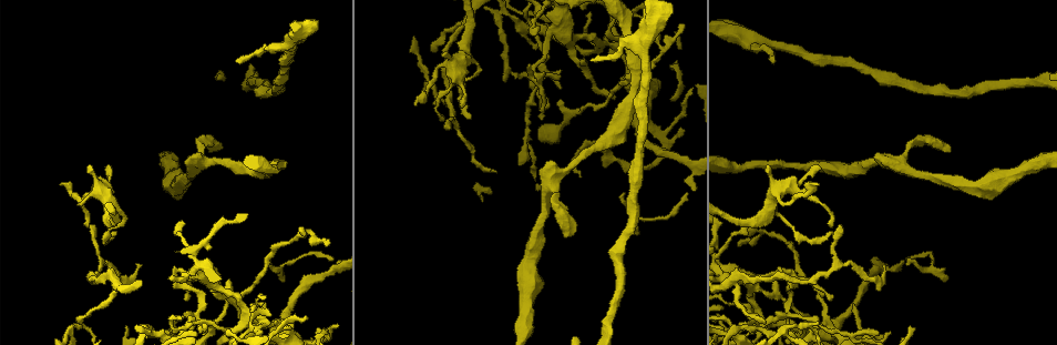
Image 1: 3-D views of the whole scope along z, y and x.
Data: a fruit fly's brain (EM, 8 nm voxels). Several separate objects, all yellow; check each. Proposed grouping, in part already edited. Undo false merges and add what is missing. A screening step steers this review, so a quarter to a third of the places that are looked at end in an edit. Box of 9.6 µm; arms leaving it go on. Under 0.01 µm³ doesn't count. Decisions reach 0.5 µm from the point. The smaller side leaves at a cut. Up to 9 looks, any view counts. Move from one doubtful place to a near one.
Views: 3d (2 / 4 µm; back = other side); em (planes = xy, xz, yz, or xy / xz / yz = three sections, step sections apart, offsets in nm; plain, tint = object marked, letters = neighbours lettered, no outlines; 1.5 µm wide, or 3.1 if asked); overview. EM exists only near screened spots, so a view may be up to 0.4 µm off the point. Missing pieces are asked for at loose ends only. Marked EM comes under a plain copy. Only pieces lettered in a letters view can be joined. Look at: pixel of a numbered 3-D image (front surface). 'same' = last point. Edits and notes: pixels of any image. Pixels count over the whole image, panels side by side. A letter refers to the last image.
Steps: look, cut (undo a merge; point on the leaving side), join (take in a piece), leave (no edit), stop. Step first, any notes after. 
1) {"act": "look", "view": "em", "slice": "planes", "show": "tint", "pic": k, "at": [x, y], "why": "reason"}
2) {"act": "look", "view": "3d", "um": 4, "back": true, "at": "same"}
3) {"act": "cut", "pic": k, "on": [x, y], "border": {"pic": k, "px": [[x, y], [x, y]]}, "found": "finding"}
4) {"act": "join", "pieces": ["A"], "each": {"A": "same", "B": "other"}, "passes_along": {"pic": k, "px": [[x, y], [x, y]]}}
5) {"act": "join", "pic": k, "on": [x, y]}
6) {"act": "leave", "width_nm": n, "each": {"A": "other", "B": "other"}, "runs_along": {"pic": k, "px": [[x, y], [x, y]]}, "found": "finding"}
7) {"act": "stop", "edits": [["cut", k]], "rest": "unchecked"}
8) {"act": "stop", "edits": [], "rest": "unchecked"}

{"act": "look", "view": "3d", "um": 4, "pic": 1, "at": [89, 225], "why": "branch stops here"}

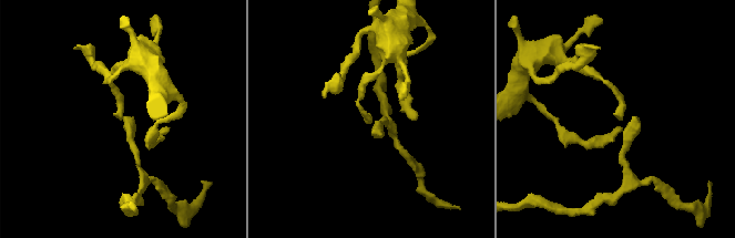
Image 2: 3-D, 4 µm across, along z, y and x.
{"act": "look", "view": "em", "slice": "planes", "show": "letters", "pic": 2, "at": [126, 117], "why": "now the EM"}

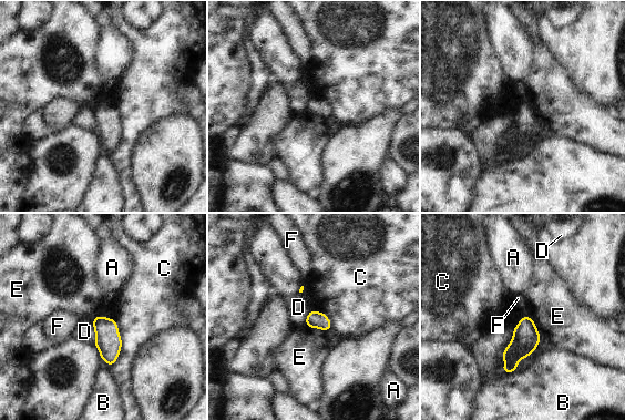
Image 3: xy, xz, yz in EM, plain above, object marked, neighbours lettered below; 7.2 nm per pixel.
{"act": "leave", "each": {"A": "other", "B": "other", "C": "other", "D": "other", "E": "other", "F": "other"}, "border": {"pic": 3, "px": [[113, 318], [121, 349], [108, 366]]}, "found": "no lettered piece goes on from it"}

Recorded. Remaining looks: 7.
{"act": "look", "view": "3d", "um": 2, "pic": 1, "at": [191, 156], "why": "free end"}

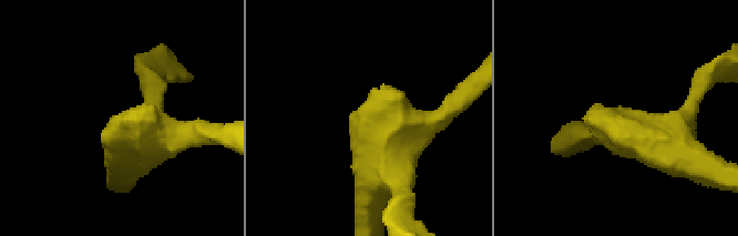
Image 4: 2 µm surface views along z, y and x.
{"act": "look", "view": "em", "slice": "planes", "show": "letters", "pic": 4, "at": [133, 118], "why": "shape alone is not enough"}

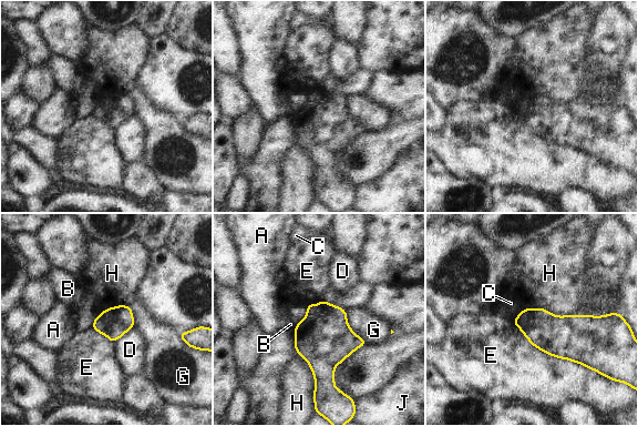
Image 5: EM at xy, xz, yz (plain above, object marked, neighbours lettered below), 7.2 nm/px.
{"act": "leave", "width_nm": 320, "each": {"A": "other", "B": "other", "C": "other", "D": "other", "E": "other", "G": "other", "H": "other", "J": "other"}, "border": {"pic": 5, "px": [[534, 306], [557, 315], [621, 315]]}, "found": "no lettered piece goes on from it"}

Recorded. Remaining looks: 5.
{"act": "look", "view": "em", "slice": "planes", "show": "letters", "pic": 1, "at": [853, 303], "why": "tapers out"}

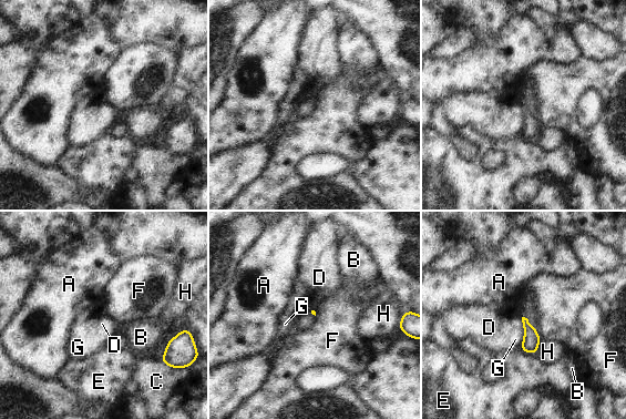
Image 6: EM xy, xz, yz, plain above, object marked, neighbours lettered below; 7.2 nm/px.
{"act": "leave", "each": {"A": "other", "B": "other", "C": "other", "D": "other", "E": "other", "F": "other", "G": "other", "H": "other"}, "border": {"pic": 6, "px": [[533, 326], [541, 338]]}, "found": "none of them fits"}

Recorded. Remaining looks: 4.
{"act": "look", "view": "3d", "um": 2, "pic": 1, "at": [541, 118], "why": "tapers out"}

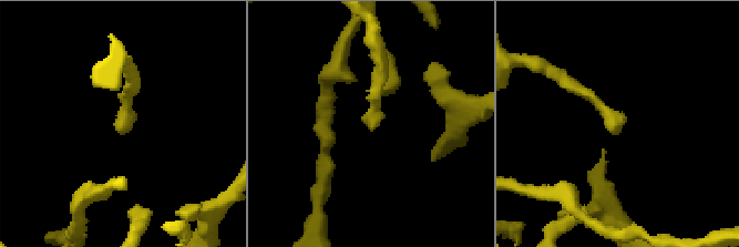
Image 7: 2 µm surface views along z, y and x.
{"act": "look", "view": "em", "slice": "planes", "show": "letters", "pic": 7, "at": [118, 130]}

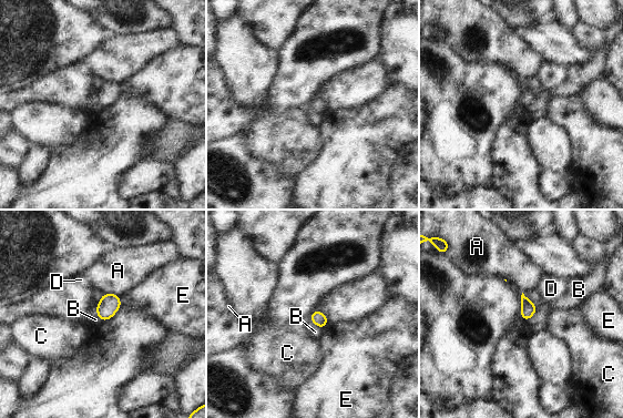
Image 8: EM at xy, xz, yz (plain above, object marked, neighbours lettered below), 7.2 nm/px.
{"act": "leave", "longest_contact_nm": ["C", 150], "each": {"A": "other", "B": "other", "C": "other", "D": "other", "E": "other"}, "border": {"pic": 8, "px": [[309, 317], [320, 328]]}, "found": "no lettered piece goes on from it"}

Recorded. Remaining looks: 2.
{"act": "stop", "edits": [], "rest": "unchecked"}

